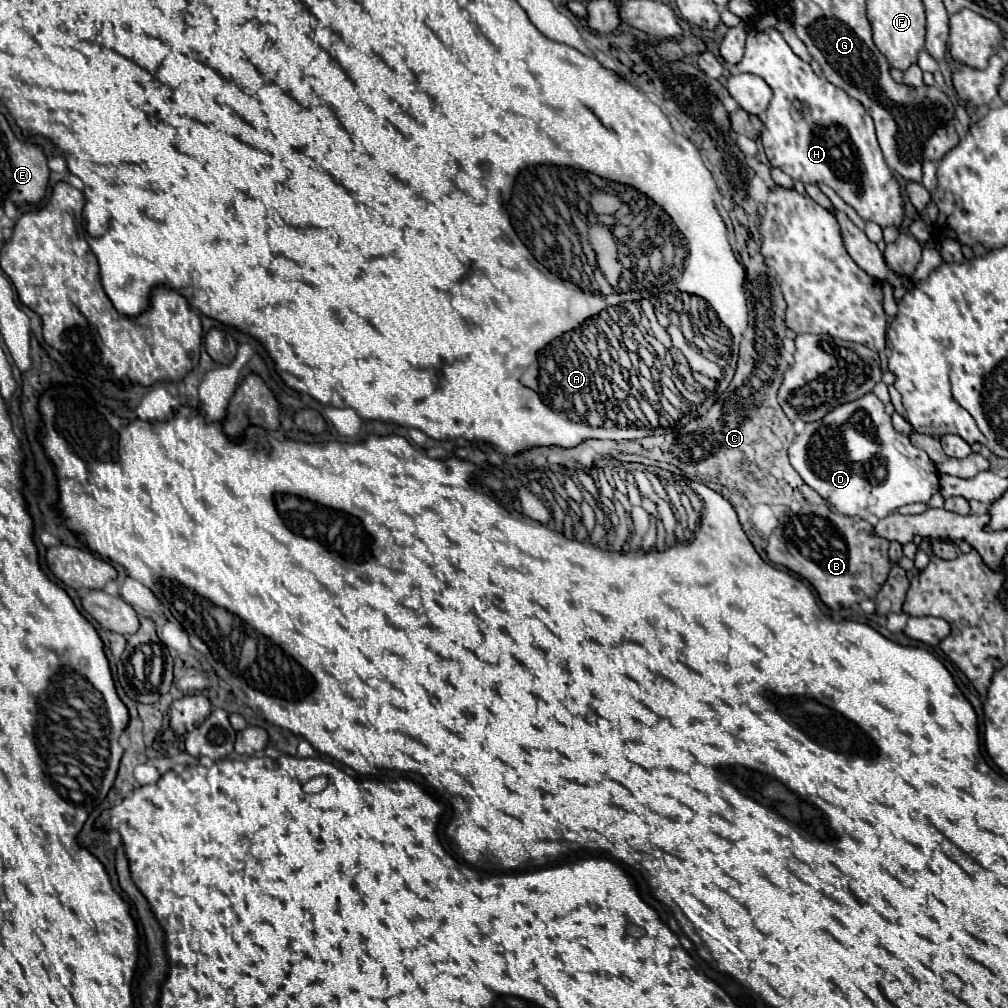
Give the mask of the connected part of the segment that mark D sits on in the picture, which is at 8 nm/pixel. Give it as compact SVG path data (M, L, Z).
M873 393L835 407L821 421L807 423L805 431L797 435L789 447L789 461L811 489L815 489L829 505L835 505L839 513L849 517L867 519L869 515L875 515L883 519L901 505L917 501L927 503L929 497L939 491L939 473L927 453L913 447L905 435L895 433L891 417Z

